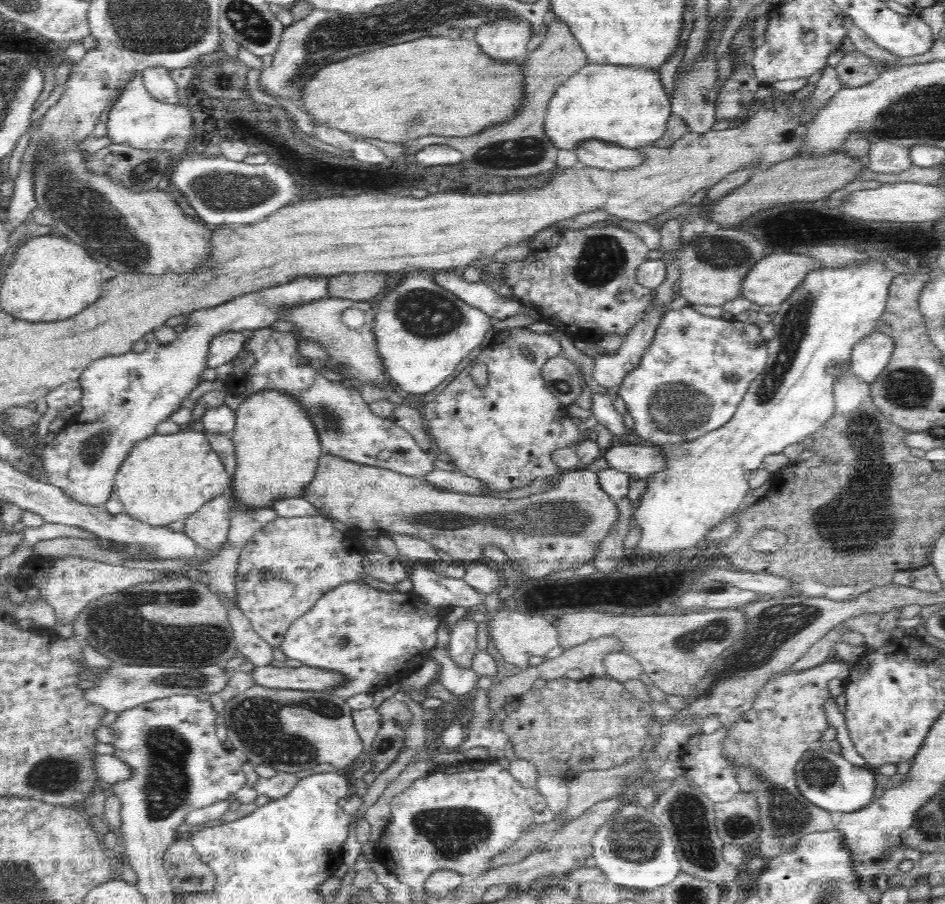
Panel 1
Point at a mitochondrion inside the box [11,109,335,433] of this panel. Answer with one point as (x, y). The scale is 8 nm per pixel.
(78, 208)

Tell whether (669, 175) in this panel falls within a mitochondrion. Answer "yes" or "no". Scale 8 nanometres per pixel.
no

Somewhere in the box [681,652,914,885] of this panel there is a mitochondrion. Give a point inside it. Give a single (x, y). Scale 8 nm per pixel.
(787, 815)

